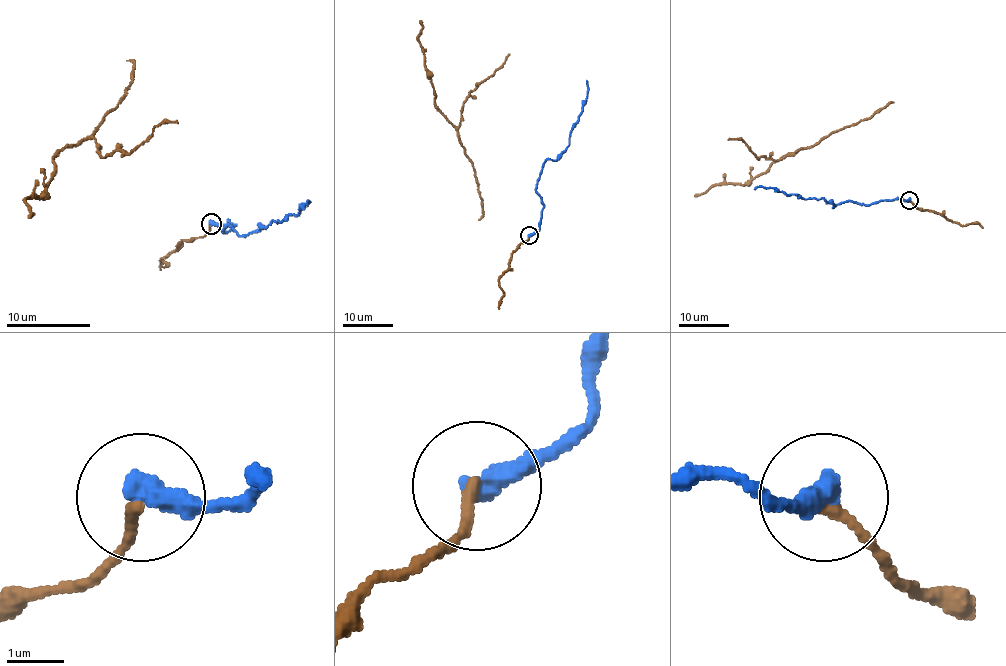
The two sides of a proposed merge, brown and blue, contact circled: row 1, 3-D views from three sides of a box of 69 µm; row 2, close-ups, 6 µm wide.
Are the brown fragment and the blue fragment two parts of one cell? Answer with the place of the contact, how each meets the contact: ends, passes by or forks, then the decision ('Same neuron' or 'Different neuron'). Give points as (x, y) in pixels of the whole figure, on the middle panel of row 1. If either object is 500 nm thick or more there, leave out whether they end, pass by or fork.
Place: (529, 235). At the ring brown ends. At the ring blue ends. Same neuron

